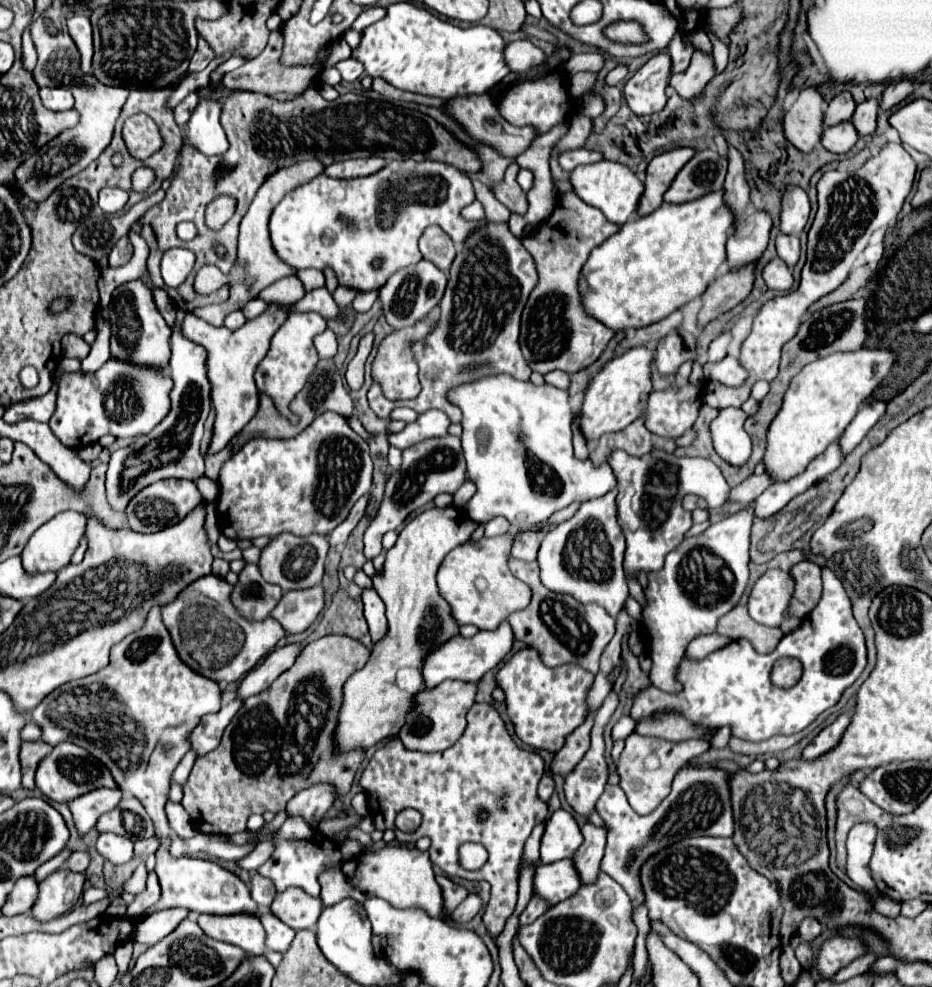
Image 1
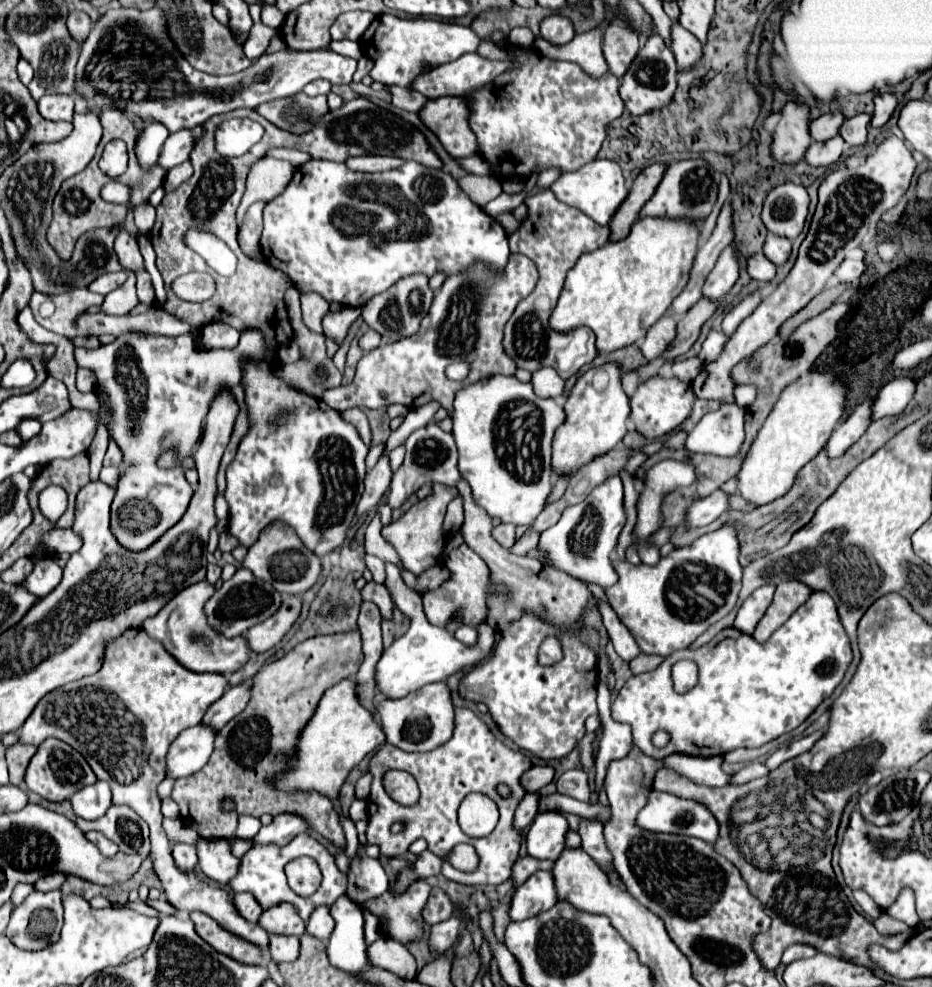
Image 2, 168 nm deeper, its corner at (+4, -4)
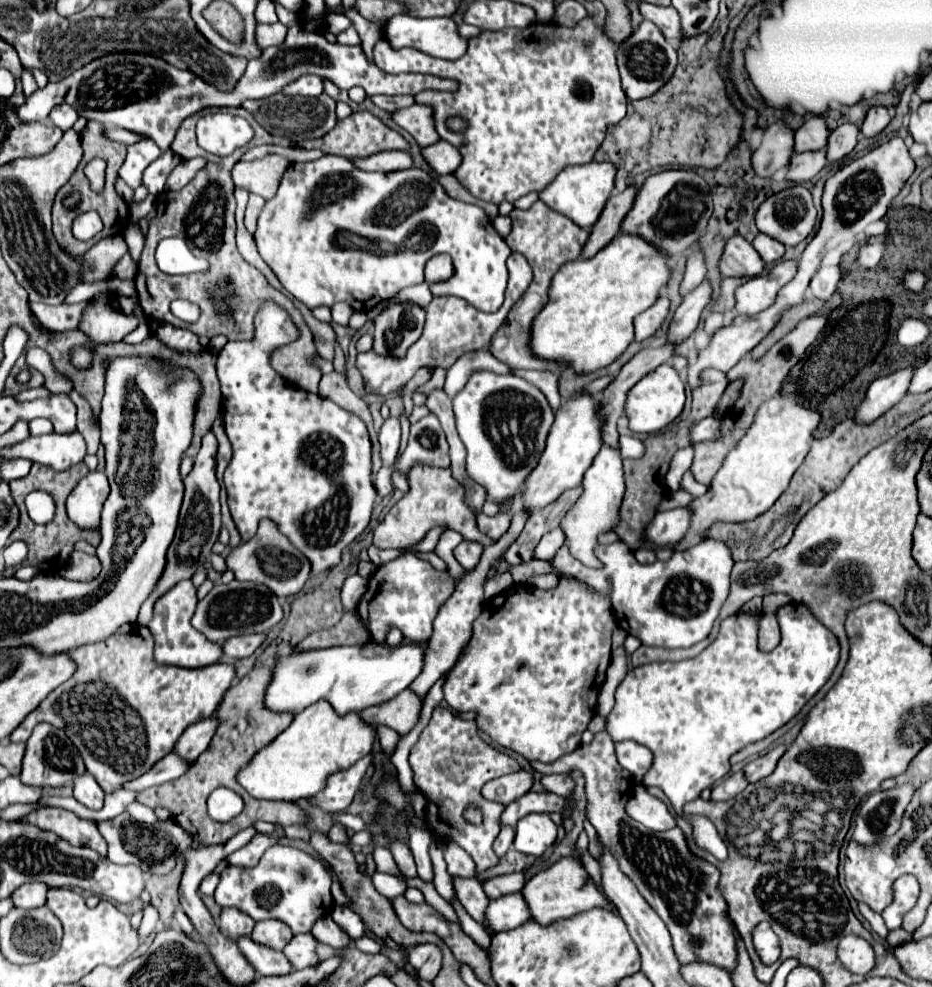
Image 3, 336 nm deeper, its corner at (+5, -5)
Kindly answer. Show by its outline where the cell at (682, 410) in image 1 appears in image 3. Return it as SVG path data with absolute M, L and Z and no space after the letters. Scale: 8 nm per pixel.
M663 363L655 371L647 373L641 381L637 381L627 393L625 415L629 419L629 429L635 433L657 433L683 411L683 405L685 405L685 383L671 365Z

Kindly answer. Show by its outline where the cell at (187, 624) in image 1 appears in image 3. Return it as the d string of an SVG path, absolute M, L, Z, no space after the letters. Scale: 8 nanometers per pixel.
M181 581L171 587L165 595L155 601L155 615L149 623L149 631L155 637L155 663L159 665L177 665L177 667L205 667L221 659L221 645L211 643L197 629L191 627L191 617L197 605L195 587L191 581Z

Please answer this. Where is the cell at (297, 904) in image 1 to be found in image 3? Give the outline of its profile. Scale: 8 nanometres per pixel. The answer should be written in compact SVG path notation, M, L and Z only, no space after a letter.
M277 919L259 921L251 933L251 939L255 943L261 943L265 947L273 947L277 951L281 951L285 947L285 943L289 943L291 937L293 937L293 933L289 931L289 927L285 927L285 923L277 921Z

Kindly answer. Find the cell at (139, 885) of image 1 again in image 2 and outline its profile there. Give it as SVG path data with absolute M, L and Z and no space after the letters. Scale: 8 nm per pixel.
M147 898L146 903L162 915L174 915L177 912L176 908L164 899L151 900Z

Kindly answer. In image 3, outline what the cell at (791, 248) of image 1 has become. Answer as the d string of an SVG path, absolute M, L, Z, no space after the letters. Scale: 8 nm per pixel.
M759 233L755 239L753 239L753 247L757 249L757 253L761 255L761 259L765 263L775 263L783 257L785 253L785 245L775 241L773 237L767 237L765 233Z

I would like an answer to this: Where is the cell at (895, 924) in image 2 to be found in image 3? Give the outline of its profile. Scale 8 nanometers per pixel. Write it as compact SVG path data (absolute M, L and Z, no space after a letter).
M893 929L893 931L889 931L889 935L887 935L887 943L889 943L891 947L897 947L897 945L907 943L907 941L911 941L911 933L907 933L907 931L903 931L903 929Z

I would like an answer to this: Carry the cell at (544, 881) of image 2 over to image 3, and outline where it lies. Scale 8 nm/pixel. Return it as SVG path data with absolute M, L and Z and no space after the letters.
M521 893L499 897L485 909L485 925L493 933L515 929L525 921L529 921L529 909L525 907L525 899Z

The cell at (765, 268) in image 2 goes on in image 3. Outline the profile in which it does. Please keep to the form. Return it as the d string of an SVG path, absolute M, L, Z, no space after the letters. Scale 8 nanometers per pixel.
M733 235L719 259L721 277L757 277L763 271L763 261L755 247L741 235Z

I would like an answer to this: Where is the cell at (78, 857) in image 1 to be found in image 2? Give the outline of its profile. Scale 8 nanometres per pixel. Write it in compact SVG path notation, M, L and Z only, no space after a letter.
M46 874L46 876L42 876L34 886L36 886L36 890L48 892L48 890L60 888L64 880L66 880L66 874Z

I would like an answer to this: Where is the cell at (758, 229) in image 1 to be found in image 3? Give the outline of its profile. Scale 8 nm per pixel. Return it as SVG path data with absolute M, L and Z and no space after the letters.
M703 281L703 285L699 285L693 293L689 293L683 299L683 303L677 307L673 321L669 323L667 329L667 343L679 345L697 329L699 315L703 307L709 303L709 299L711 299L711 287L707 281Z

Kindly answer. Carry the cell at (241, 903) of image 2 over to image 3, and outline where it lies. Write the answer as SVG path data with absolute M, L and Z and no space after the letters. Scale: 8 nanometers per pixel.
M233 907L221 911L219 929L221 929L221 933L225 933L233 941L237 941L241 935L251 935L253 925L255 925L255 921L249 915L245 915Z

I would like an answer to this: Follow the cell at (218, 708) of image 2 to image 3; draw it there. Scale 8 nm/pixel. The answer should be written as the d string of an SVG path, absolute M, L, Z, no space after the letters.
M213 717L193 723L191 727L185 729L181 739L177 739L177 743L173 745L173 753L181 755L181 759L185 759L187 763L193 763L207 749L215 733L215 727L217 727L217 721L213 721Z

